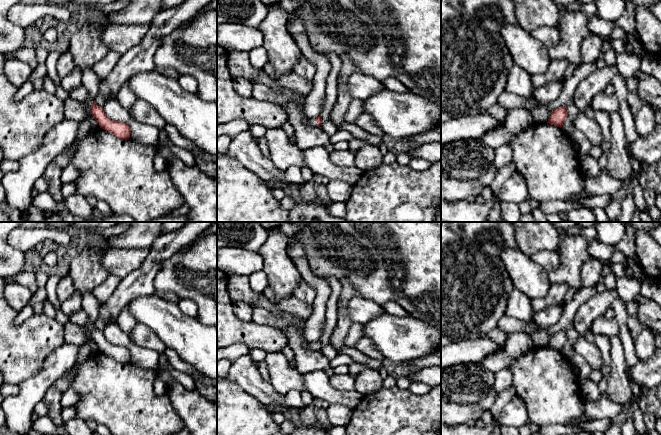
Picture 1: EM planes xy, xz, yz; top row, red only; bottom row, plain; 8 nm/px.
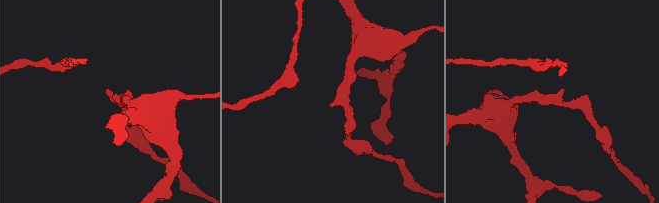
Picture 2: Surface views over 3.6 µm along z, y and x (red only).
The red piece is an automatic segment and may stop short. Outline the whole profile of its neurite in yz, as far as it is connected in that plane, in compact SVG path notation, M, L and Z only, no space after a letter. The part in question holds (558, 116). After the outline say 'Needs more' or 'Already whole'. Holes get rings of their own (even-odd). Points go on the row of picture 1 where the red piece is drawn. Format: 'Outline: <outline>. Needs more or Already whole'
Outline: M561 106L552 112L547 123L561 128L567 116L568 112L566 106Z. Already whole

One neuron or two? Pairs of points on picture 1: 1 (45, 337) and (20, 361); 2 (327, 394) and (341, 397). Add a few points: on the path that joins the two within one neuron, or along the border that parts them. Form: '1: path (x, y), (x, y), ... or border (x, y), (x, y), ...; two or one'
1: path (39, 342), (26, 355); one
2: path (330, 395), (338, 397); one

